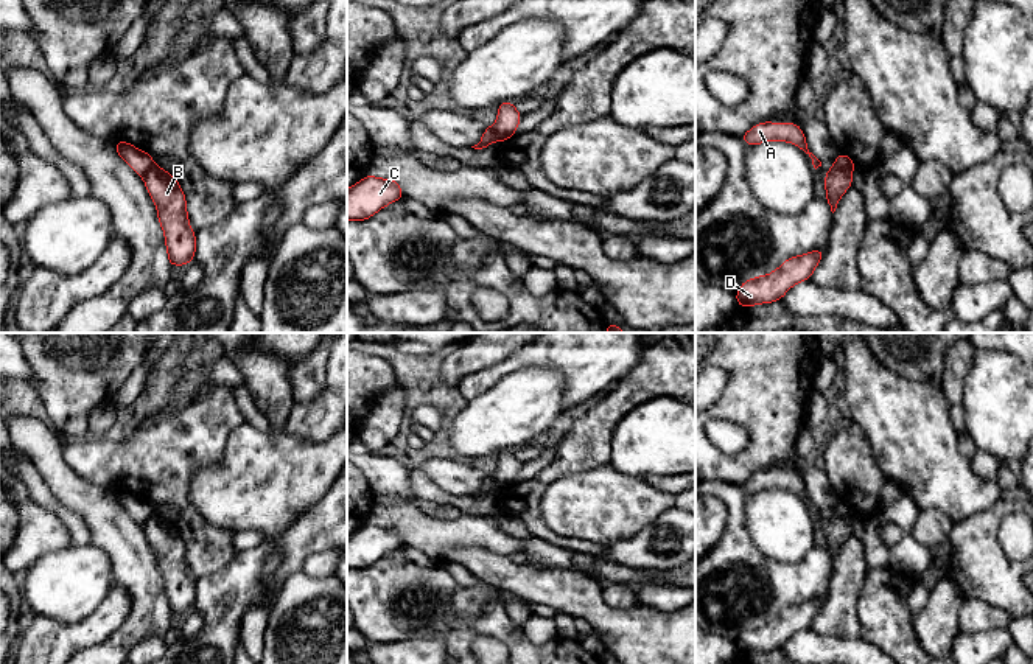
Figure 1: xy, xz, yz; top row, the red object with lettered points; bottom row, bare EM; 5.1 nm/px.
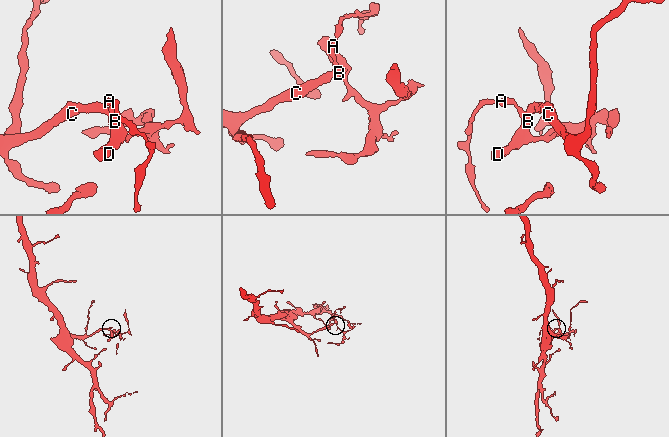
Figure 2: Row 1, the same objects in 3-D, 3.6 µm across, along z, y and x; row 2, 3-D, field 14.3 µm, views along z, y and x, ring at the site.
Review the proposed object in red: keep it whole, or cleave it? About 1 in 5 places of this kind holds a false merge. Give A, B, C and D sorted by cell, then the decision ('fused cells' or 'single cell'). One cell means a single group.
A B D / C | fused cells

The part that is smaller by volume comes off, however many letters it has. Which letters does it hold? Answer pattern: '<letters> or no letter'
A, B, D

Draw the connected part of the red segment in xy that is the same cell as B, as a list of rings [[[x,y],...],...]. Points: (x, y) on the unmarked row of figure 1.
[[[156,513],[143,524],[143,530],[157,555],[170,613],[190,613],[196,600],[196,582],[190,577],[184,538],[174,524]]]

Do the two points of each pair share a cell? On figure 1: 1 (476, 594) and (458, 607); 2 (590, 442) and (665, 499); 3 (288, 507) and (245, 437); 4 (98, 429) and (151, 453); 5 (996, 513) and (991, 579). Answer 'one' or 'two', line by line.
1: one
2: two
3: one
4: two
5: one

